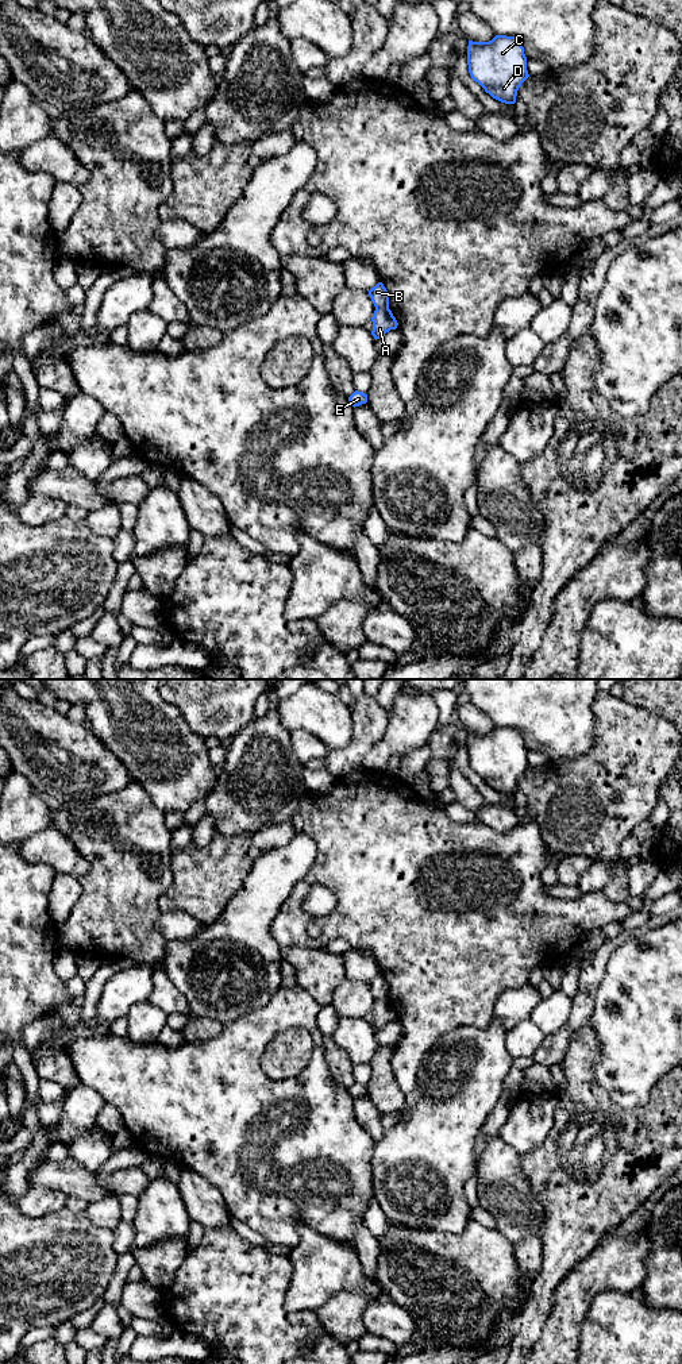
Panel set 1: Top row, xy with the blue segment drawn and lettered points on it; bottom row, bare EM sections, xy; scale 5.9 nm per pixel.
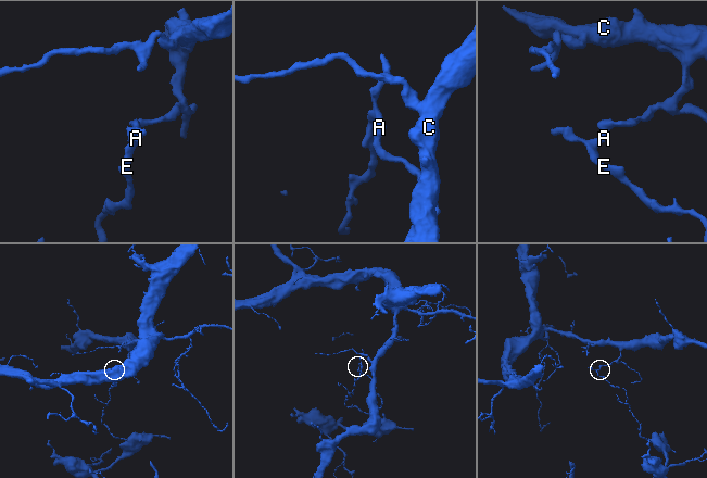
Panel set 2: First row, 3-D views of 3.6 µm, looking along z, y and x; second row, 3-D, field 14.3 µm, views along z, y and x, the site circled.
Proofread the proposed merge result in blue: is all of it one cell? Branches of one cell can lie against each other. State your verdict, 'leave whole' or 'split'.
split

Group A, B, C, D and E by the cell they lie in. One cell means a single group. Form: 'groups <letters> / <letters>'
groups A E / B C D

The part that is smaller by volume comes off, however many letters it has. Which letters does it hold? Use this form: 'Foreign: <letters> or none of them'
Foreign: A, E

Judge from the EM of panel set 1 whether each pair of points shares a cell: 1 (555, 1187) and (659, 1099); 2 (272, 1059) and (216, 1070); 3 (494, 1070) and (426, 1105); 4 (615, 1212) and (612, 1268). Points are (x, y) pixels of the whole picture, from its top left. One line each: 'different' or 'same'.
1: same
2: different
3: same
4: different

